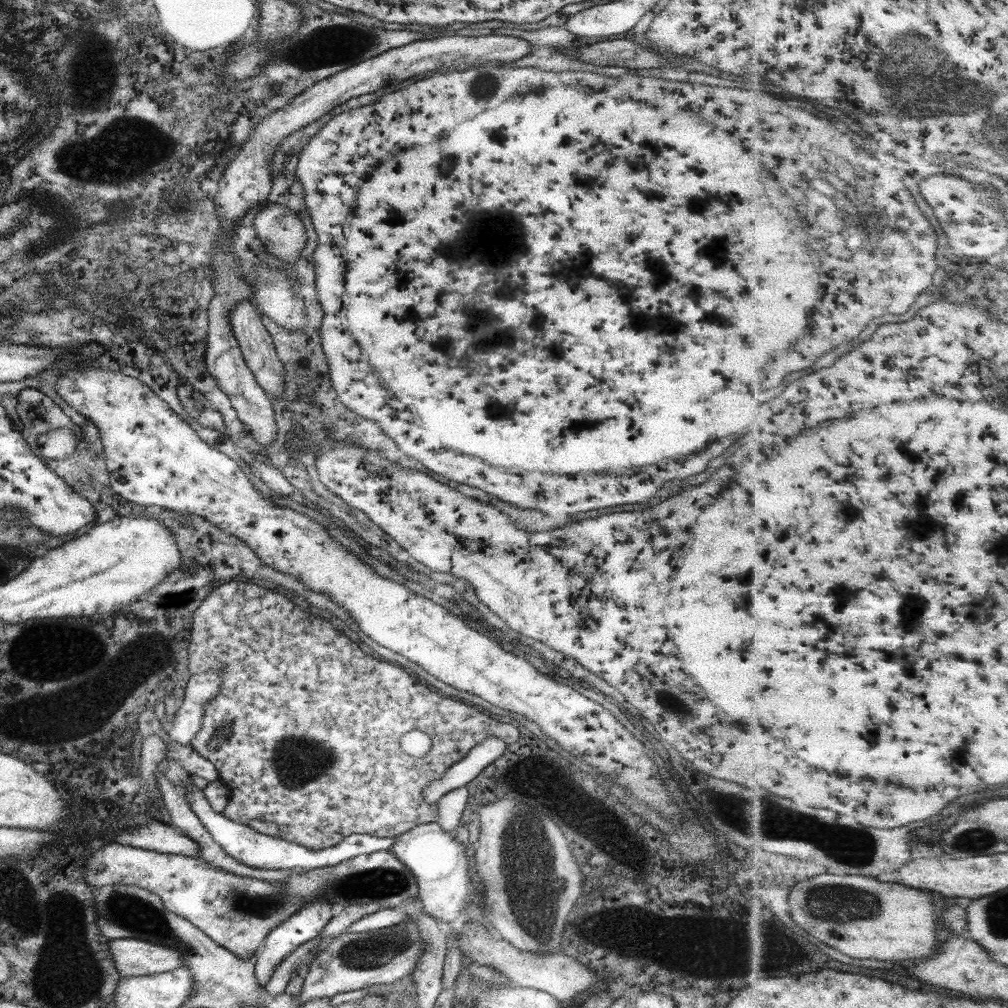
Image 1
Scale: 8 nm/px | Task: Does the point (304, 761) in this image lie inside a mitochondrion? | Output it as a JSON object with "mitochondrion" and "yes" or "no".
{"mitochondrion":"yes"}

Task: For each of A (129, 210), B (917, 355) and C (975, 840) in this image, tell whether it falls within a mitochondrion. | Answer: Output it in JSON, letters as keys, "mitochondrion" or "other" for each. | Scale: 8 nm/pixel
{"A":"mitochondrion","B":"other","C":"mitochondrion"}

